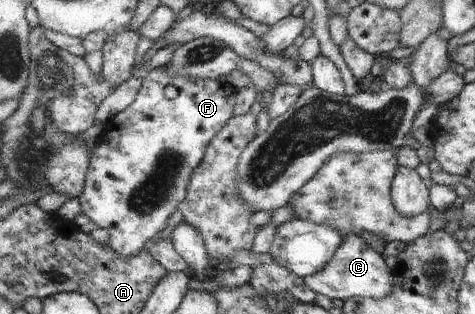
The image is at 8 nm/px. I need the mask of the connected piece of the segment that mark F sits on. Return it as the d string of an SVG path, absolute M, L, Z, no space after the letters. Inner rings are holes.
M164 65L146 74L135 100L121 114L134 116L130 132L112 128L92 150L85 189L78 198L88 218L108 230L108 244L118 255L137 255L168 226L170 216L187 199L188 185L207 148L234 118L236 92L232 83L172 76ZM170 84L177 86L175 98L166 96Z

